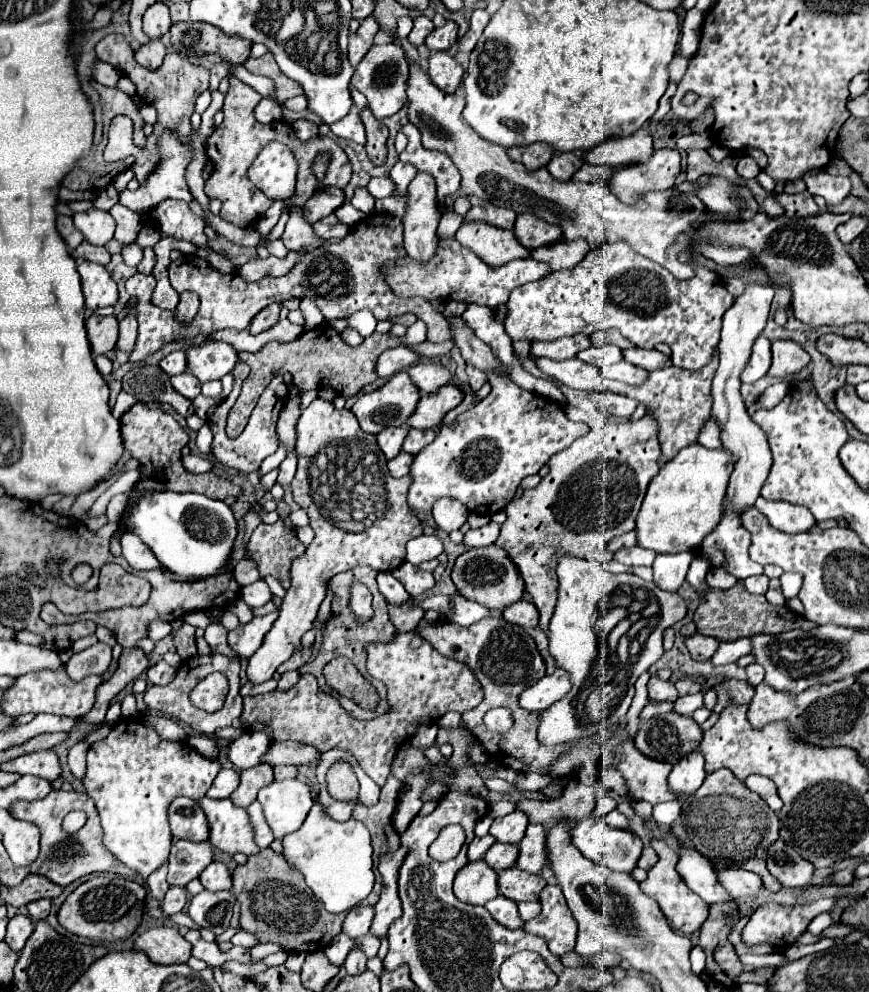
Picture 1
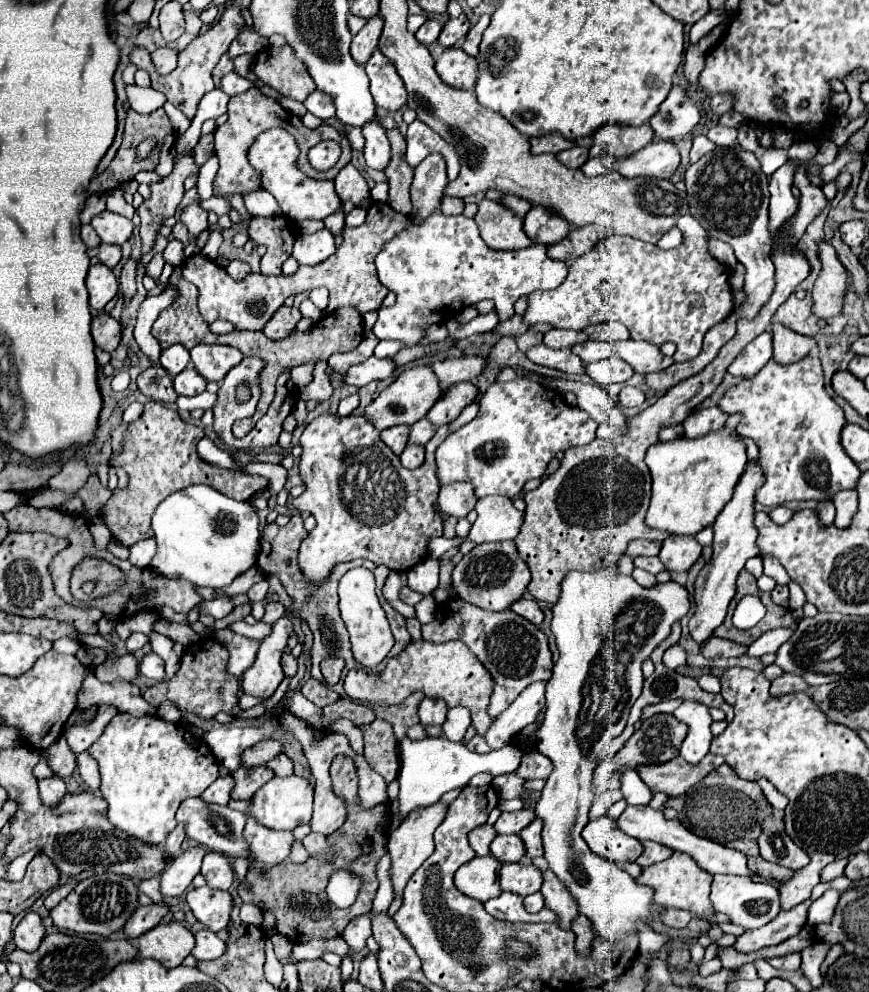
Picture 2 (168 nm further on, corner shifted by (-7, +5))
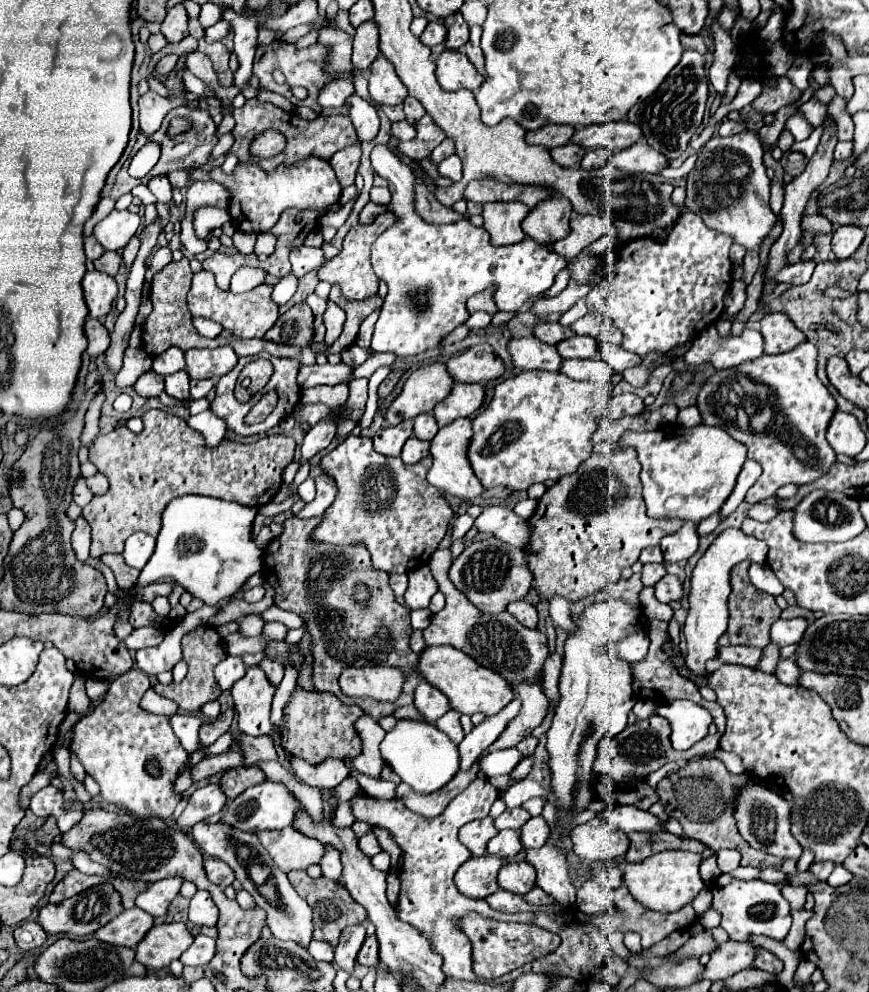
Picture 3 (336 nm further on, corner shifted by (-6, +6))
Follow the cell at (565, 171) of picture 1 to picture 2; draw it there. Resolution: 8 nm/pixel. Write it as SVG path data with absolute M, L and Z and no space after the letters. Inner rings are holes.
M574 146L570 150L562 150L558 154L558 160L568 166L568 168L580 168L588 160L588 148L584 146Z

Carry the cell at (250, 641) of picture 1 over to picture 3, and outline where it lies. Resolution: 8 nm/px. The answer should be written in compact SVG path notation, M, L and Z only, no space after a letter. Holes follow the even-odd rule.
M227 655L227 659L215 667L215 679L219 681L219 687L223 691L233 687L233 683L239 681L243 675L245 675L245 663L241 657Z

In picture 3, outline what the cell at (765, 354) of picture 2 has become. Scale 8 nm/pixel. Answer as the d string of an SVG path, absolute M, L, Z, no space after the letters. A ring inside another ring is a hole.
M713 325L703 329L703 333L693 341L687 351L687 365L701 365L705 361L713 363L717 369L729 369L763 355L763 335L755 327L747 327L739 337L719 337Z

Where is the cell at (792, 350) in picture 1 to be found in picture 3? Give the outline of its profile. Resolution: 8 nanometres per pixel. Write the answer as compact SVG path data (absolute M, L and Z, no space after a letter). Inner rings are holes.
M769 313L759 321L759 331L765 339L765 353L779 355L795 349L807 337L791 323L785 313Z

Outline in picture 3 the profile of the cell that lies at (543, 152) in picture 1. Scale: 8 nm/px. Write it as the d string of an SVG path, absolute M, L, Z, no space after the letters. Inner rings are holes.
M545 125L535 131L527 131L525 141L529 145L543 145L547 149L555 149L559 145L567 145L573 137L575 129L571 125Z

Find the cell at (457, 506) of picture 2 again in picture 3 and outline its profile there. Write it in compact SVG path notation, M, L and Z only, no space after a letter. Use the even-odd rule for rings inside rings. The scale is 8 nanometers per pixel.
M455 419L449 425L441 427L439 433L435 435L435 439L431 441L431 457L433 457L433 465L427 473L427 481L437 487L439 491L443 491L445 497L457 497L459 501L469 501L473 503L481 493L483 493L483 485L479 483L479 479L475 477L475 473L471 471L471 465L467 461L467 443L471 439L471 419Z

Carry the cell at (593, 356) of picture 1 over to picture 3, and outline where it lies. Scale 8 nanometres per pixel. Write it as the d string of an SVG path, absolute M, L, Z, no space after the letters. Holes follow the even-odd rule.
M573 337L565 339L557 345L557 351L563 359L591 359L597 357L599 343L591 341L591 337Z

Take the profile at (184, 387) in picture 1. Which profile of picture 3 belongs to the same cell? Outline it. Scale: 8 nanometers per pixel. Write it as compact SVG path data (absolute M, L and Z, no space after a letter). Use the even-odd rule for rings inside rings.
M179 371L165 377L165 393L177 399L189 399L189 375L187 371Z

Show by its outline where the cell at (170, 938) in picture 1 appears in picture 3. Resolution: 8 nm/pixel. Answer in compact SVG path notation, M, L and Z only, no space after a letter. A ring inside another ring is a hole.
M185 923L153 925L153 929L137 945L137 961L149 971L165 969L171 961L179 959L191 943L193 935Z

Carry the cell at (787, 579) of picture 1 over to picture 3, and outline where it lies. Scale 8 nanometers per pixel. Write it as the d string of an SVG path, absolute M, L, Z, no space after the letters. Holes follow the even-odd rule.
M803 617L787 619L787 621L781 619L771 627L771 643L779 645L779 647L799 643L799 639L805 633L805 629L807 629L807 621Z

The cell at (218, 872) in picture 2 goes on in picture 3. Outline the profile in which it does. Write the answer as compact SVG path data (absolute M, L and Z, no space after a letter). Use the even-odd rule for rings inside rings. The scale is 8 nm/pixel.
M207 857L205 859L205 871L207 871L207 879L215 885L221 885L221 887L227 887L235 881L235 875L233 875L233 869L227 867L223 861L219 859L213 859L213 857Z

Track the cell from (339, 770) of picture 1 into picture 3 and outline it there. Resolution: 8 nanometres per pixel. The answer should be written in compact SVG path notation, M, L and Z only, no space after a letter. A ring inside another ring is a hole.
M289 871L287 873L291 885L295 887L295 891L311 905L313 909L313 921L315 921L315 933L313 933L313 939L319 939L319 941L327 941L331 943L333 947L337 945L339 941L339 935L341 931L347 927L347 925L357 925L357 923L363 923L367 919L367 911L357 903L353 901L353 897L347 893L345 885L339 883L339 881L331 881L327 877L317 877L317 879L311 879L307 873L303 871Z

